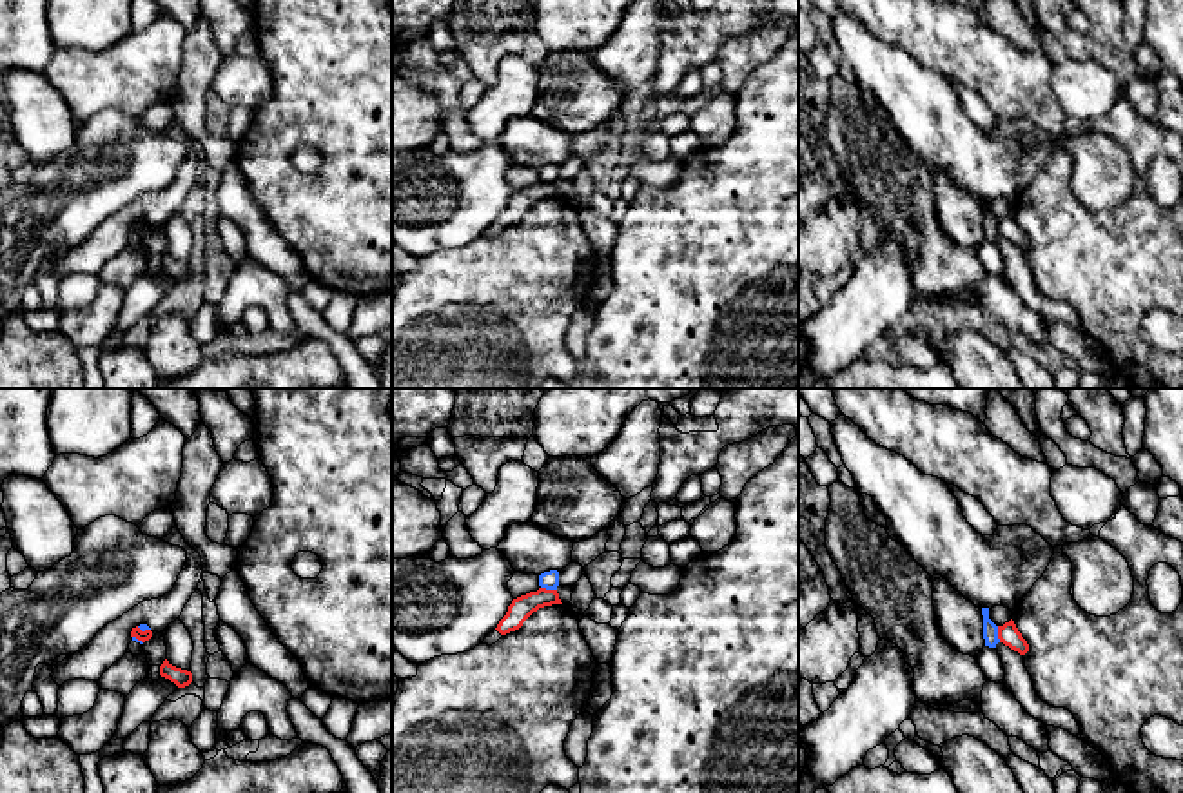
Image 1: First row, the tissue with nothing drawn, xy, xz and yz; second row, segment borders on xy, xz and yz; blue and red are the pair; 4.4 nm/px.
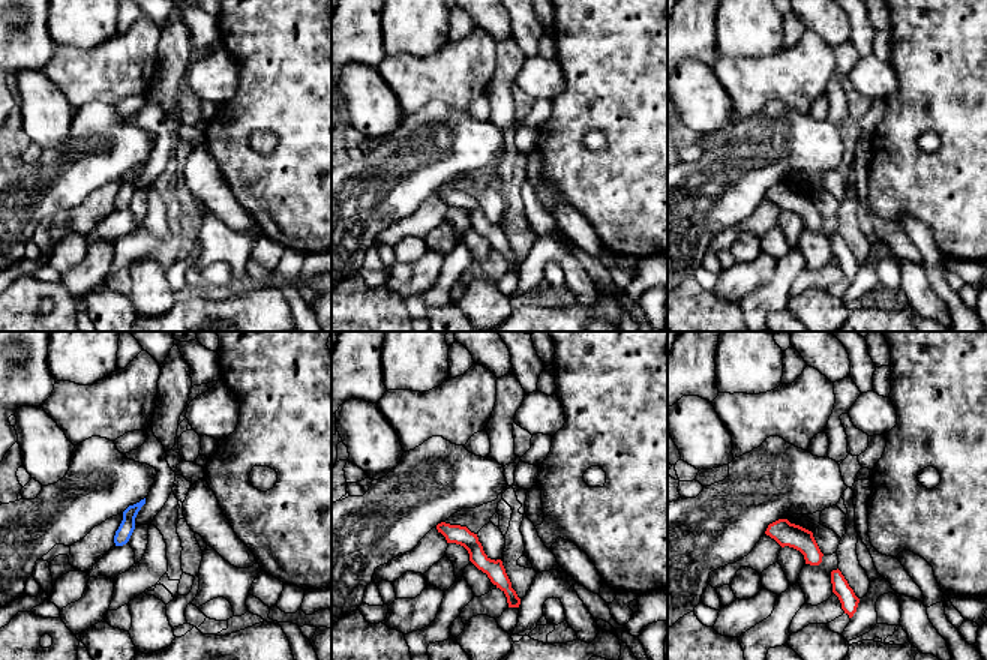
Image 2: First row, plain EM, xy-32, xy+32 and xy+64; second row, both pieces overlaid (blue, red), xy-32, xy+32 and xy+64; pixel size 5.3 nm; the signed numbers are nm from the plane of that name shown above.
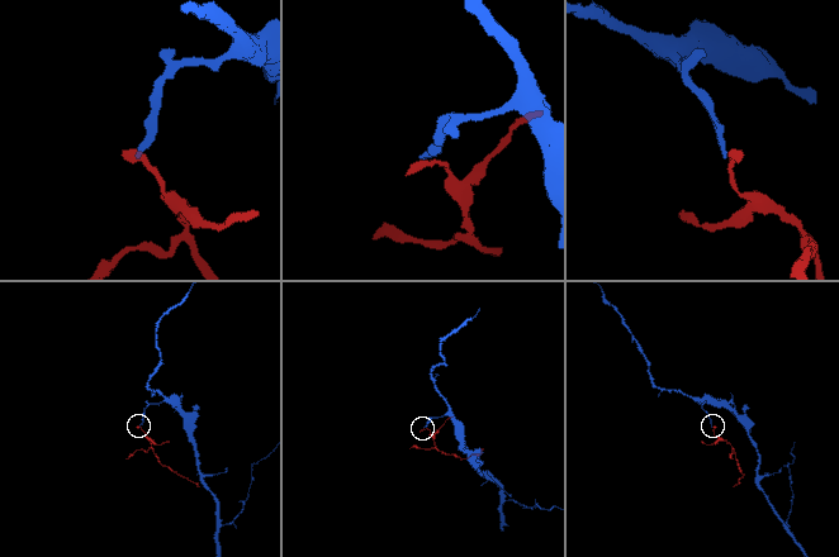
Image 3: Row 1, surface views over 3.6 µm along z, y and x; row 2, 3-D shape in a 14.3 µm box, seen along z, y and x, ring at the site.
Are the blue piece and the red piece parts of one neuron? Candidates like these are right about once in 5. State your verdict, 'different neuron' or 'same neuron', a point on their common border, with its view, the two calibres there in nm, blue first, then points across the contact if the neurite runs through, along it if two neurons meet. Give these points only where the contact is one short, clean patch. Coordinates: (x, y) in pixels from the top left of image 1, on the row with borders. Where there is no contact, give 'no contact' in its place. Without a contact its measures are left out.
different neuron; contact xz (548, 588); calibres 80 and 100 nm; border xz (541, 587), (556, 590)

